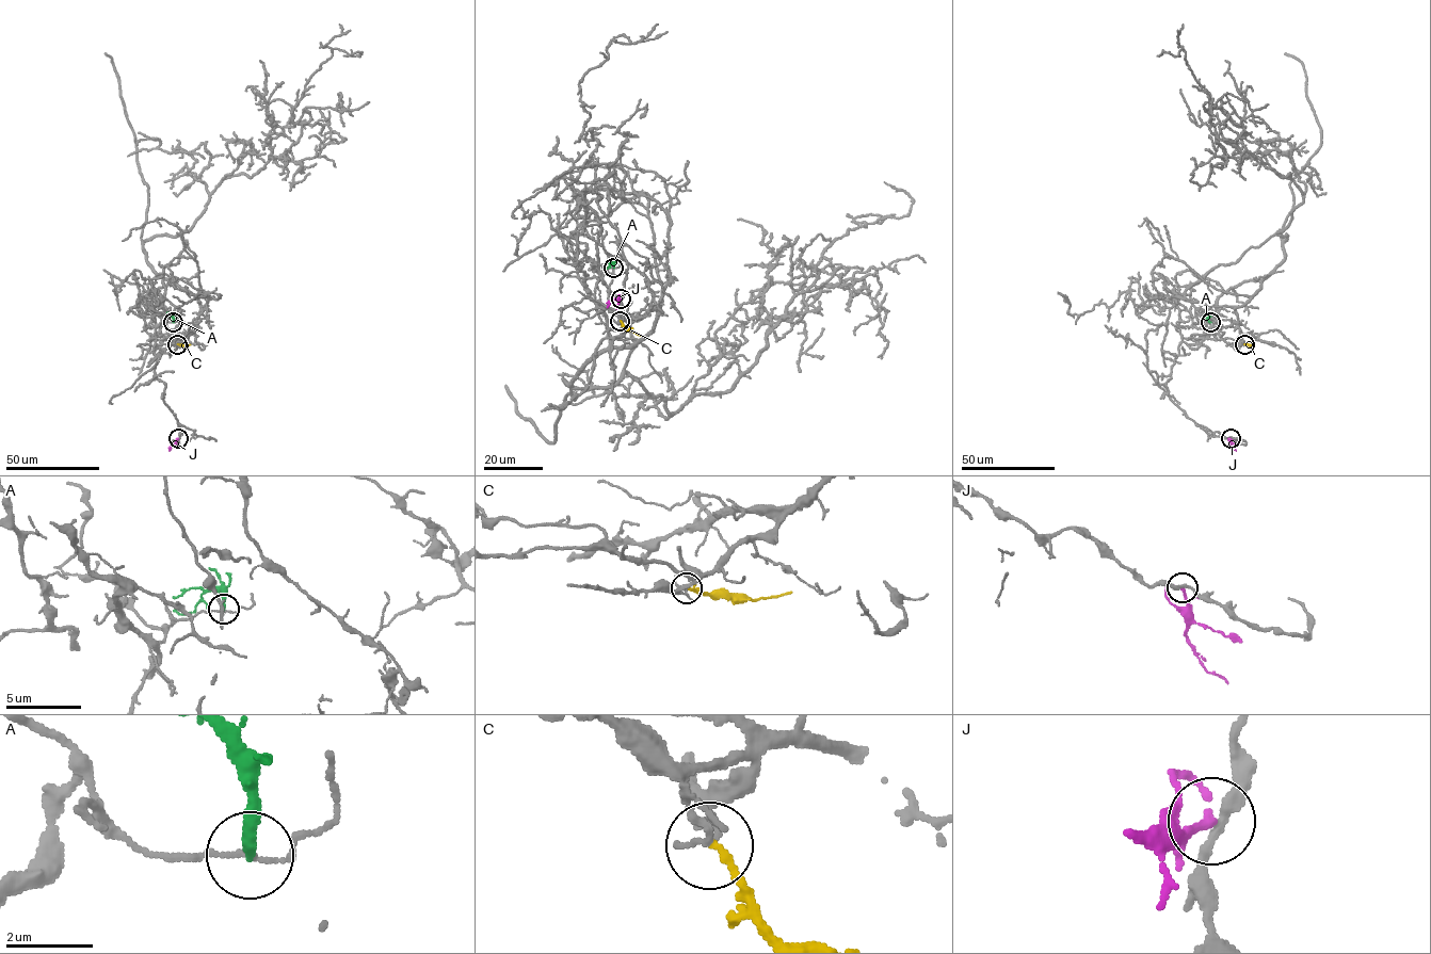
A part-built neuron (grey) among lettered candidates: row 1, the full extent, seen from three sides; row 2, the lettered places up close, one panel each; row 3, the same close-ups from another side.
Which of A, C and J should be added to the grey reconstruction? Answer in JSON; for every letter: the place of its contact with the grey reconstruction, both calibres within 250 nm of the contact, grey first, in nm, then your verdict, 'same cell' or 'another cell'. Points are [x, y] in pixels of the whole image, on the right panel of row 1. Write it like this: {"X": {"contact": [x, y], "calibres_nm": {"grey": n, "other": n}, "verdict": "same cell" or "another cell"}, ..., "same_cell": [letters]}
{"A": {"contact": [1210, 322], "calibres_nm": {"grey": 90, "other": 200}, "verdict": "another cell"}, "C": {"contact": [1244, 344], "calibres_nm": {"grey": 130, "other": 160}, "verdict": "another cell"}, "J": {"contact": [1231, 438], "calibres_nm": {"grey": 240, "other": 200}, "verdict": "another cell"}, "same_cell": []}

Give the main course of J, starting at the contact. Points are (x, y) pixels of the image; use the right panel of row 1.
J: (1229, 438), (1236, 451)

